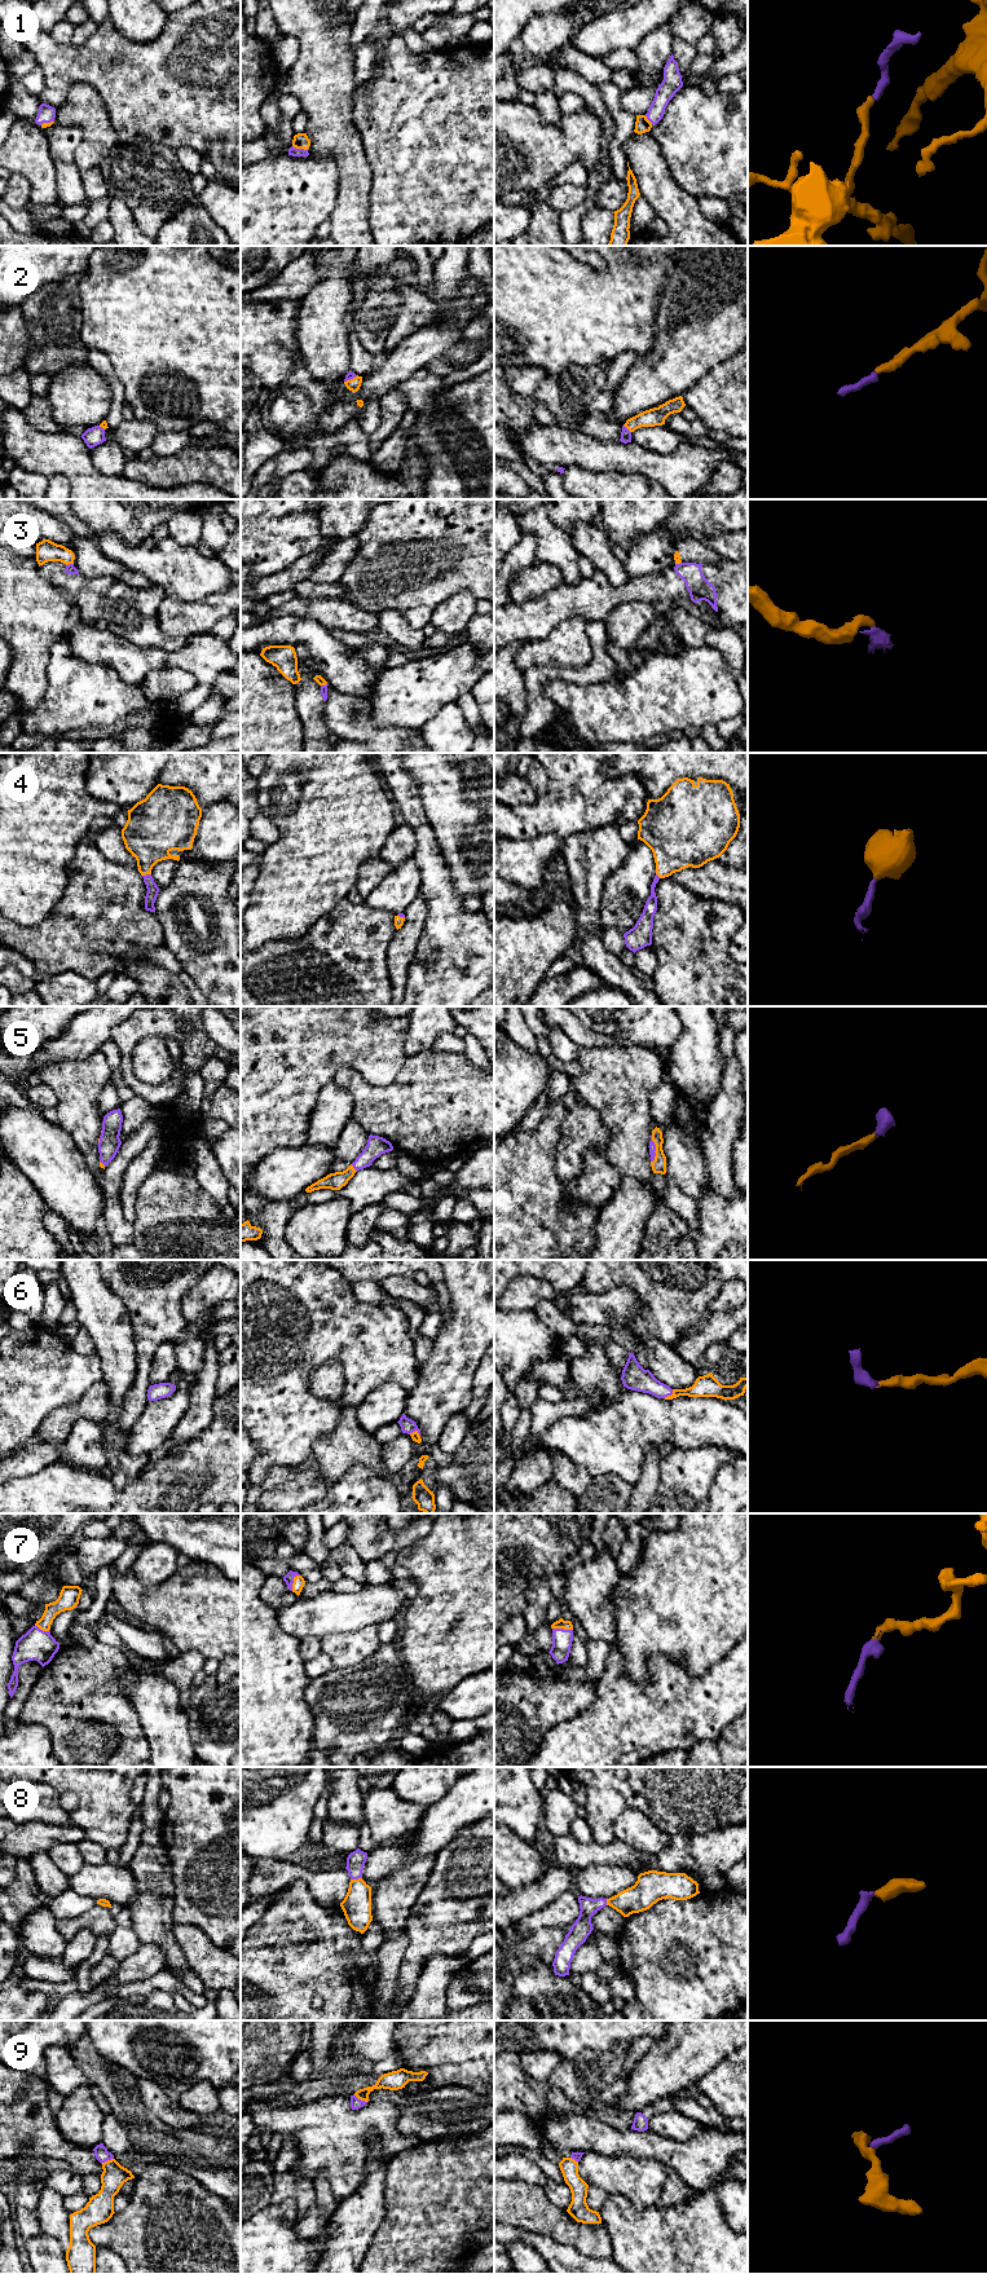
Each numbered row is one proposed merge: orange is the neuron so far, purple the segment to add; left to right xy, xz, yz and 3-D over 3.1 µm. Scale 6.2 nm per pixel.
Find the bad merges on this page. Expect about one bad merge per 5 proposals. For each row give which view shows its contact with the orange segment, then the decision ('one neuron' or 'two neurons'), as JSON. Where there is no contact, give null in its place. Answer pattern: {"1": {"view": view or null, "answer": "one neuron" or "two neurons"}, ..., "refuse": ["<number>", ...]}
{"1": {"view": "xz", "answer": "one neuron"}, "2": {"view": "yz", "answer": "one neuron"}, "3": {"view": "xy", "answer": "two neurons"}, "4": {"view": "xy", "answer": "one neuron"}, "5": {"view": "yz", "answer": "one neuron"}, "6": {"view": "yz", "answer": "one neuron"}, "7": {"view": "yz", "answer": "one neuron"}, "8": {"view": "xz", "answer": "one neuron"}, "9": {"view": "xz", "answer": "one neuron"}, "refuse": ["3"]}

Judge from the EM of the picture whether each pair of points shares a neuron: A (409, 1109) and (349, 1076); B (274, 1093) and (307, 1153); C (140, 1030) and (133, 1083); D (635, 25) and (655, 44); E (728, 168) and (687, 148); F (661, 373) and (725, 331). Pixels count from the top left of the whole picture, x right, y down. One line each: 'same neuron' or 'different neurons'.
A: same neuron
B: different neurons
C: same neuron
D: different neurons
E: same neuron
F: same neuron

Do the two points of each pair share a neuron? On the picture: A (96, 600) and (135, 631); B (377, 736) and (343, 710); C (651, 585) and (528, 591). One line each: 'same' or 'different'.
A: different
B: same
C: different

